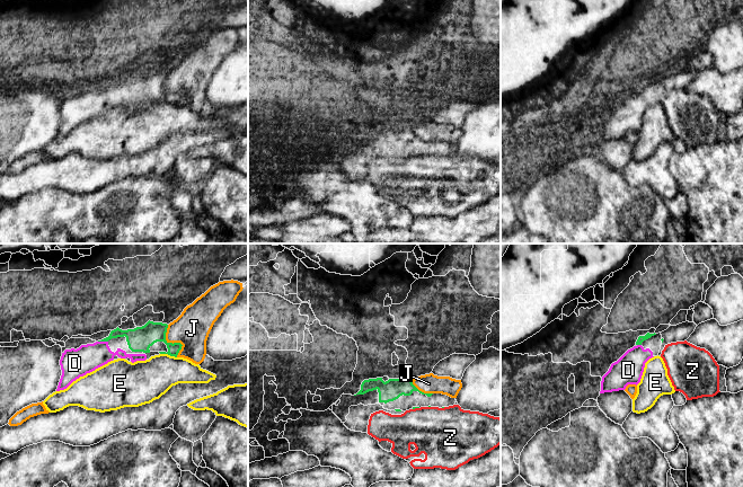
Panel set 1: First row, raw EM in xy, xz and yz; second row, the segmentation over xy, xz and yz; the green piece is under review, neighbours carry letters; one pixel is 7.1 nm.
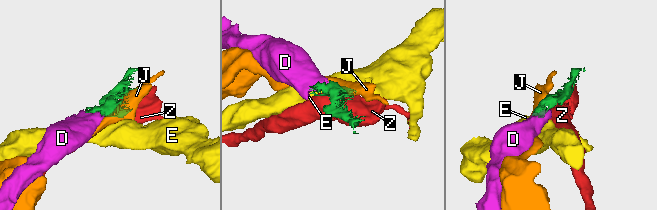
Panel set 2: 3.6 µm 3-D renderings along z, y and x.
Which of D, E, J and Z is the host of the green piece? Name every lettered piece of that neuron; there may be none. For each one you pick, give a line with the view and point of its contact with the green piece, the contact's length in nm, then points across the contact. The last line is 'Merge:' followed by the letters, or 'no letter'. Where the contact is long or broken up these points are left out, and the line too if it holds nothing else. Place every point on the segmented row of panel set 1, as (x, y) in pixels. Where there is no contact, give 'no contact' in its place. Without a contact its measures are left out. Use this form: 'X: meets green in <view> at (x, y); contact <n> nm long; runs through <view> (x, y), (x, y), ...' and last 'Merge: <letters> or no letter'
D: meets green in xy at (103, 341); contact 70 nm long
Merge: D

